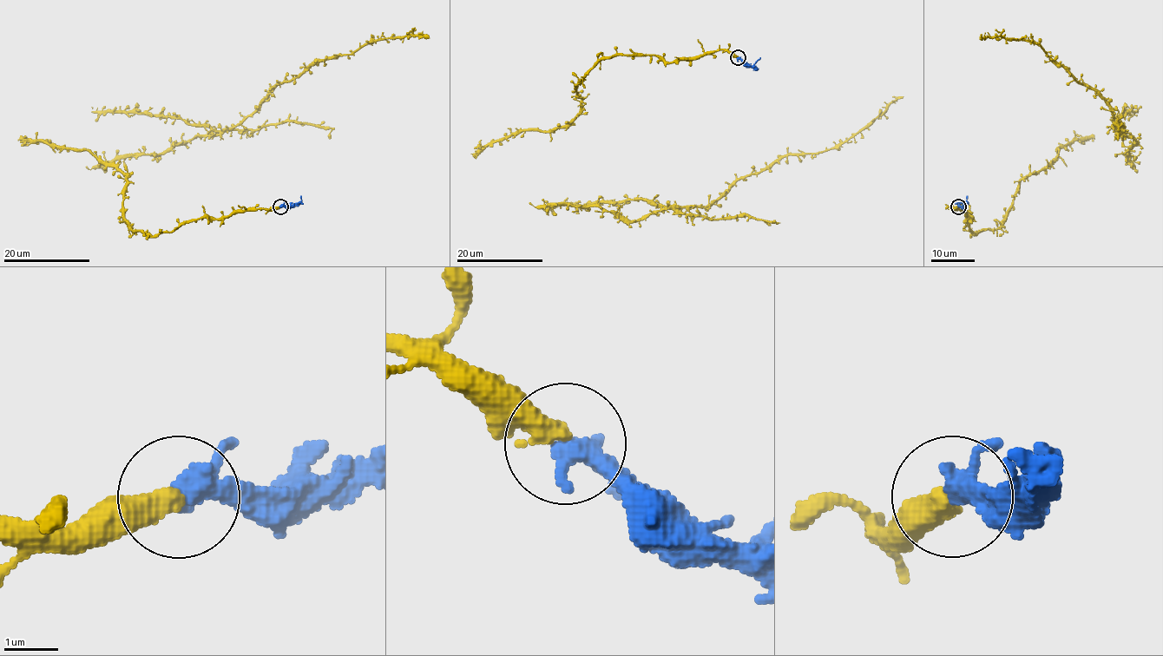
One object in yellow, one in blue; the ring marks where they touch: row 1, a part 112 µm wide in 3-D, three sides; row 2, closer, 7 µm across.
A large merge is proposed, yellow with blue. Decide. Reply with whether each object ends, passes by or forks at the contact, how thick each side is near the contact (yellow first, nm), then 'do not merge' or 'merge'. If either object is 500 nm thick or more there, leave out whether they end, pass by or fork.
yellow ends | blue passes by | 440/340 nm | merge

